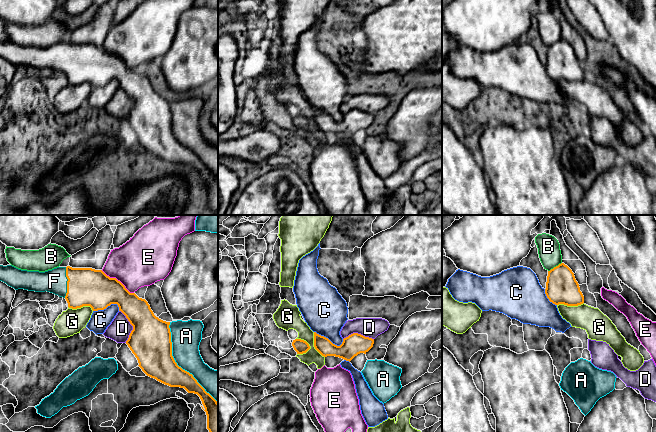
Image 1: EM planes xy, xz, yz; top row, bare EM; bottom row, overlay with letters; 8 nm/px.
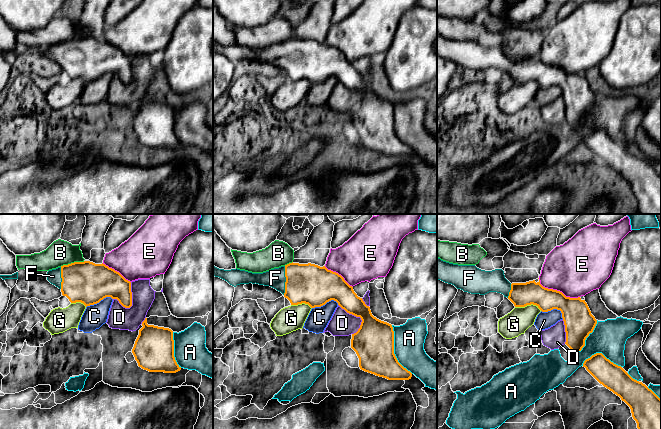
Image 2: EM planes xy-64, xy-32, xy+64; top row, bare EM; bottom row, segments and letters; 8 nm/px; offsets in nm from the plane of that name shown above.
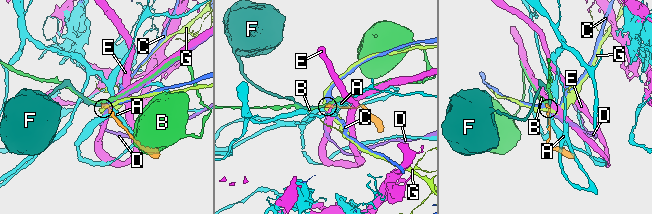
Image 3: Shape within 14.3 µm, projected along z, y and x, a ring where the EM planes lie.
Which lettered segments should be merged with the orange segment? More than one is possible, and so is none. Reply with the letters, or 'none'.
F

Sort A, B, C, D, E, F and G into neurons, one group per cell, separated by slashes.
A / B / C / D / E / F / G

